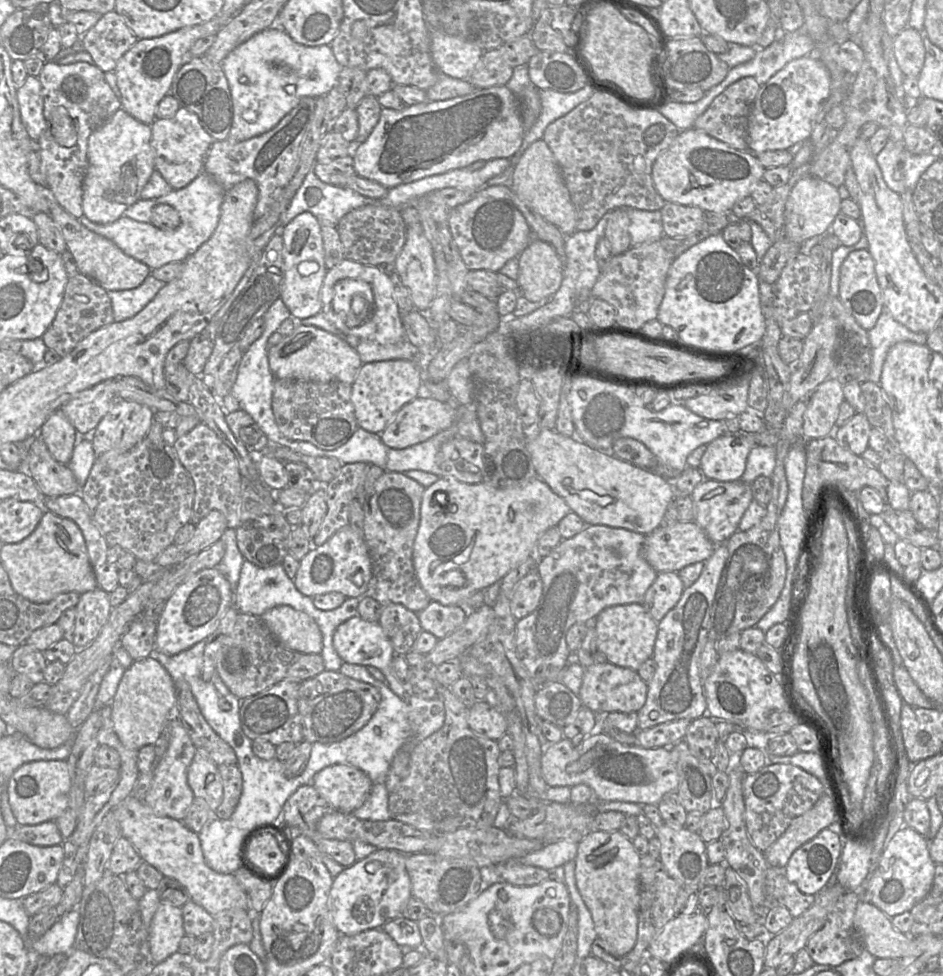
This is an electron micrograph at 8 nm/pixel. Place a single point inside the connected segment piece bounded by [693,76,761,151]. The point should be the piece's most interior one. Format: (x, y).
(726, 119)

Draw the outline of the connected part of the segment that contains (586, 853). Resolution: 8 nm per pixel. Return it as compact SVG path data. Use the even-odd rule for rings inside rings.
M595 831L578 843L575 879L579 893L589 909L597 936L620 955L635 945L640 904L640 858L632 840L618 831Z

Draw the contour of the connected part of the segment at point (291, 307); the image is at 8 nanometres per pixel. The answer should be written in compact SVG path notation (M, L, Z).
M303 212L281 230L285 276L280 298L294 318L305 319L322 311L321 288L328 269L321 228L321 223L312 213Z

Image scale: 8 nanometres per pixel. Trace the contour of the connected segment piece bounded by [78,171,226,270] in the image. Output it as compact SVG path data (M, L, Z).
M202 171L184 188L156 198L156 202L170 205L179 213L181 223L174 230L161 230L151 223L138 222L124 215L109 224L94 223L84 215L78 220L89 230L114 242L126 255L153 270L171 262L185 261L212 236L219 223L225 192L211 175Z

